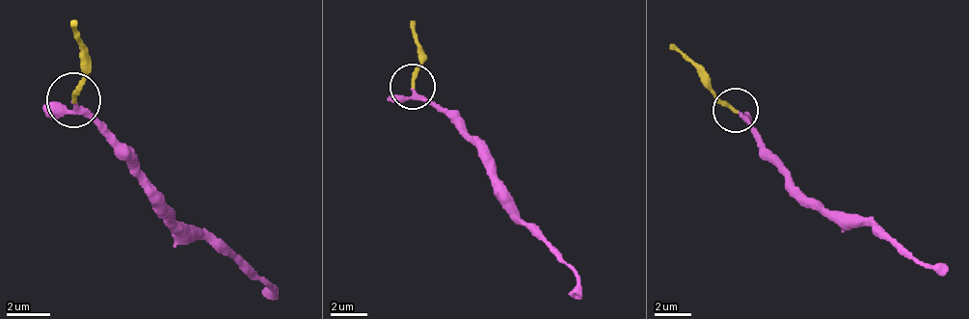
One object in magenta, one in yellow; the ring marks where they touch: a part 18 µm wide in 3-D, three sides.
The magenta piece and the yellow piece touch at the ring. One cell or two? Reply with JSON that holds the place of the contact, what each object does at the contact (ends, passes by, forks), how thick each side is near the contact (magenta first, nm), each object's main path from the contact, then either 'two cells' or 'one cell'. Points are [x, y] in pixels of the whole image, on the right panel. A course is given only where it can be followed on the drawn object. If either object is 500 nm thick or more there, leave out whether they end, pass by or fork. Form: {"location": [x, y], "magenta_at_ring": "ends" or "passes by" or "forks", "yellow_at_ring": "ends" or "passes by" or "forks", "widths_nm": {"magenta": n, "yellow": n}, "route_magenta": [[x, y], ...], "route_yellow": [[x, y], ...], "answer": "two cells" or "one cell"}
{"location": [735, 110], "magenta_at_ring": "passes by", "yellow_at_ring": "ends", "widths_nm": {"magenta": 200, "yellow": 240}, "route_magenta": [[737, 109], [759, 149], [809, 199], [831, 213], [872, 217], [922, 262], [949, 271]], "route_yellow": [[737, 109], [668, 45]], "answer": "one cell"}

